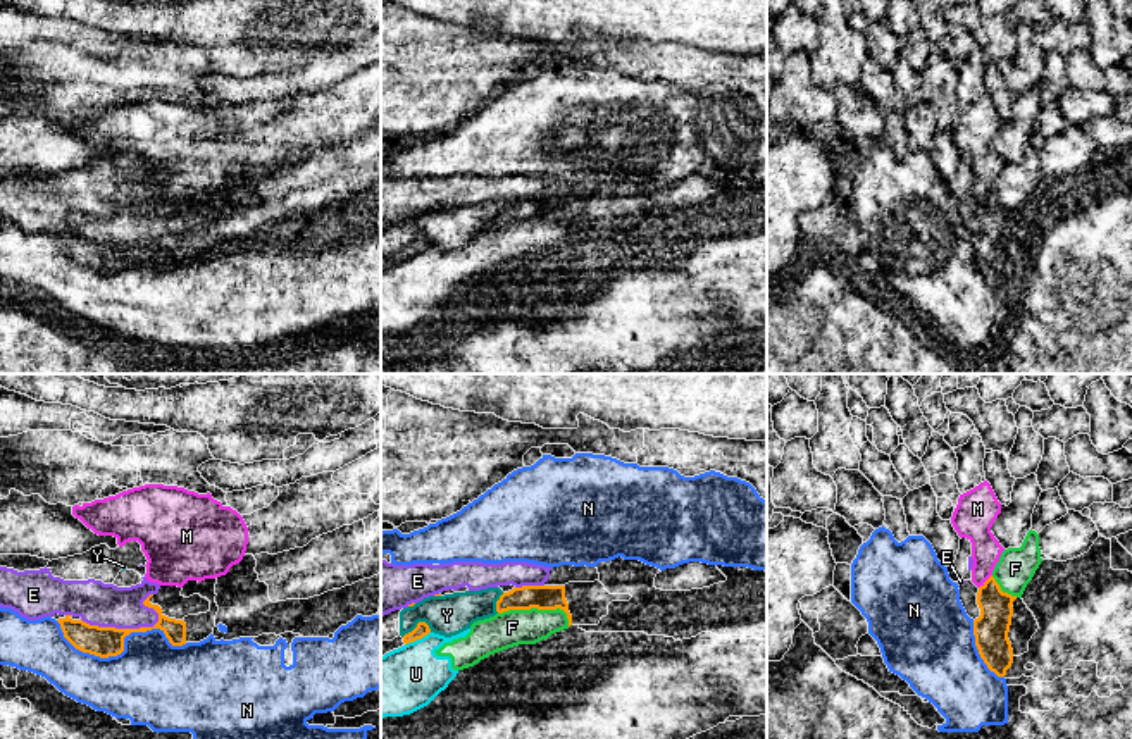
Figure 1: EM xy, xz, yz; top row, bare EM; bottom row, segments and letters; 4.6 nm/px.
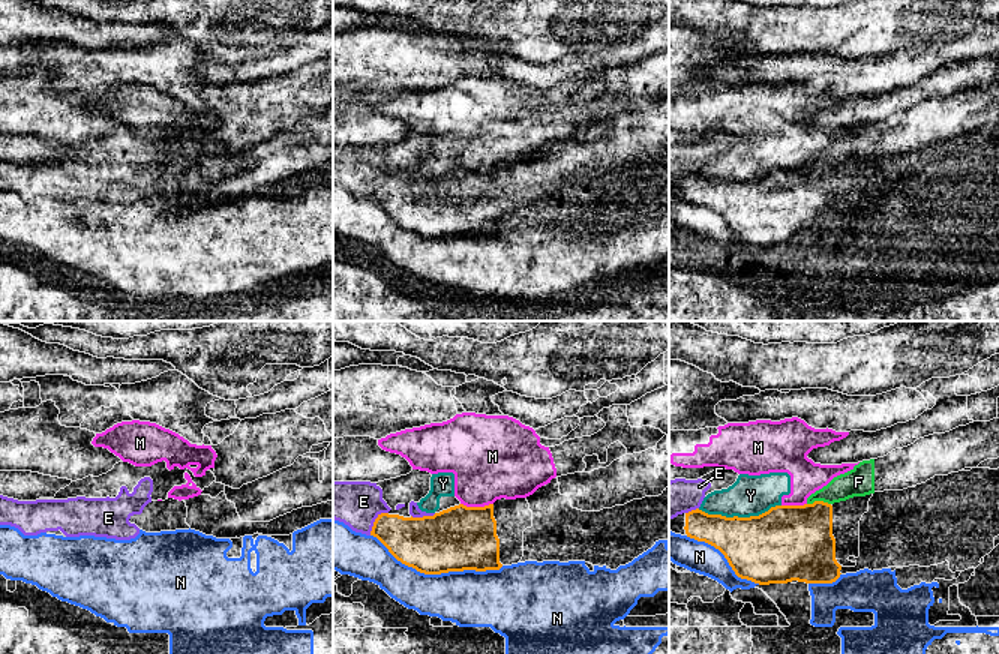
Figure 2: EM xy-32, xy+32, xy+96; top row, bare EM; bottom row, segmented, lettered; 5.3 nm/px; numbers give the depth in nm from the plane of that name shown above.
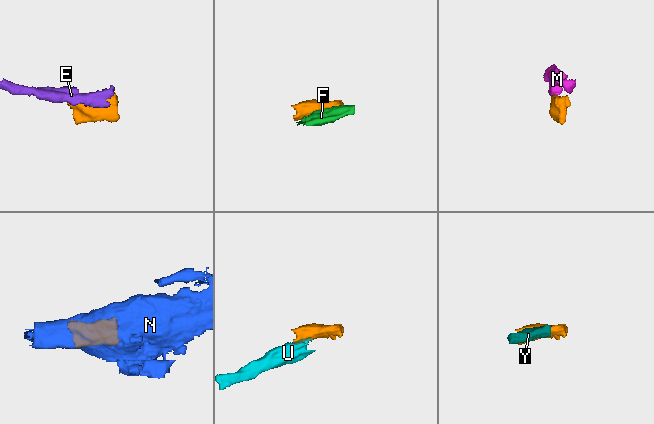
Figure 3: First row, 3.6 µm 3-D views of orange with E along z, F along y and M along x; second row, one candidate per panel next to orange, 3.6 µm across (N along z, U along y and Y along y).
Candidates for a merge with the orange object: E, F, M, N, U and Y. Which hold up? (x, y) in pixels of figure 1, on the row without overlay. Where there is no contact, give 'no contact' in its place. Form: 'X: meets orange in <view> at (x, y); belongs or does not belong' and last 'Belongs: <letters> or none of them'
E: meets orange in xy at (123, 243); does not belong
F: meets orange in xz at (538, 223); does not belong
M: meets orange in yz at (986, 195); does not belong
N: meets orange in xy at (123, 262); does not belong
U: meets orange in xz at (417, 252); does not belong
Y: meets orange in xz at (417, 240); does not belong
Belongs: none of them

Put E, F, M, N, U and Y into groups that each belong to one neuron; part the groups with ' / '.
E / F U / M Y / N

